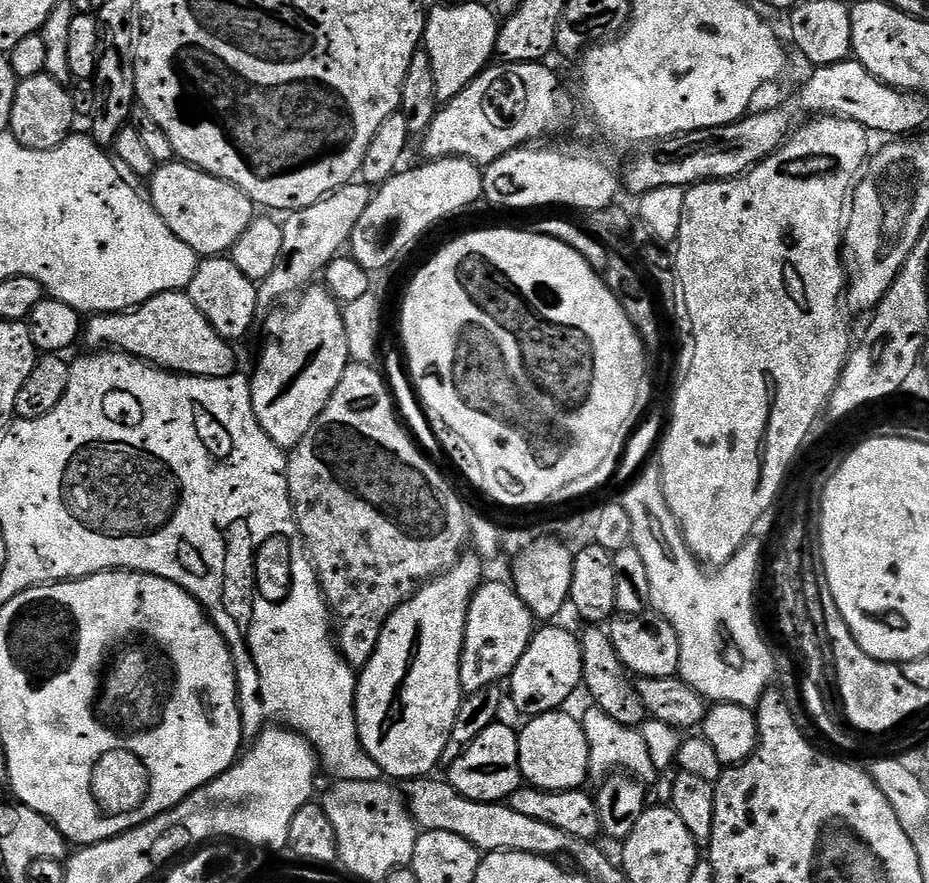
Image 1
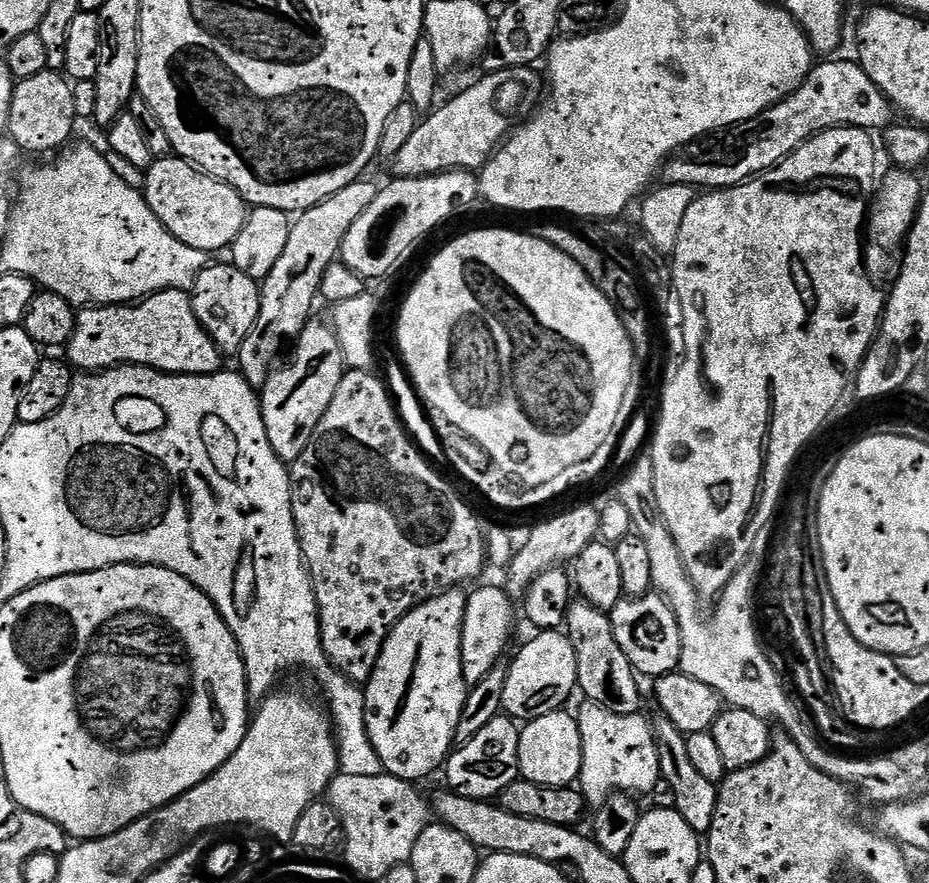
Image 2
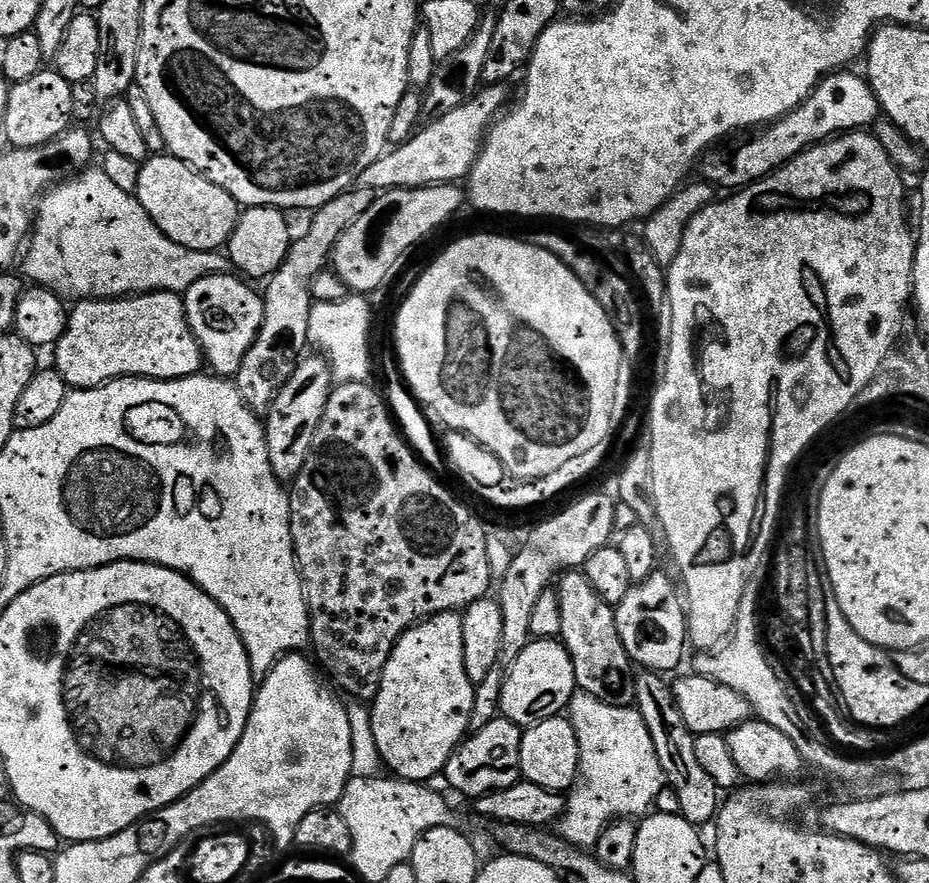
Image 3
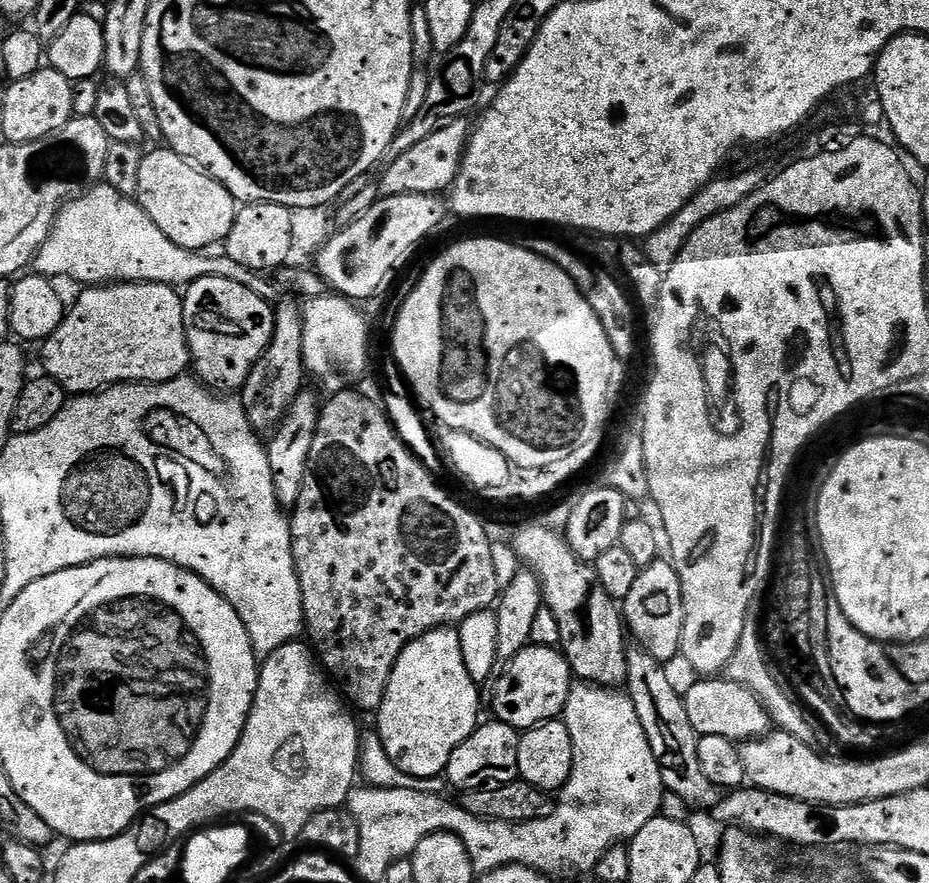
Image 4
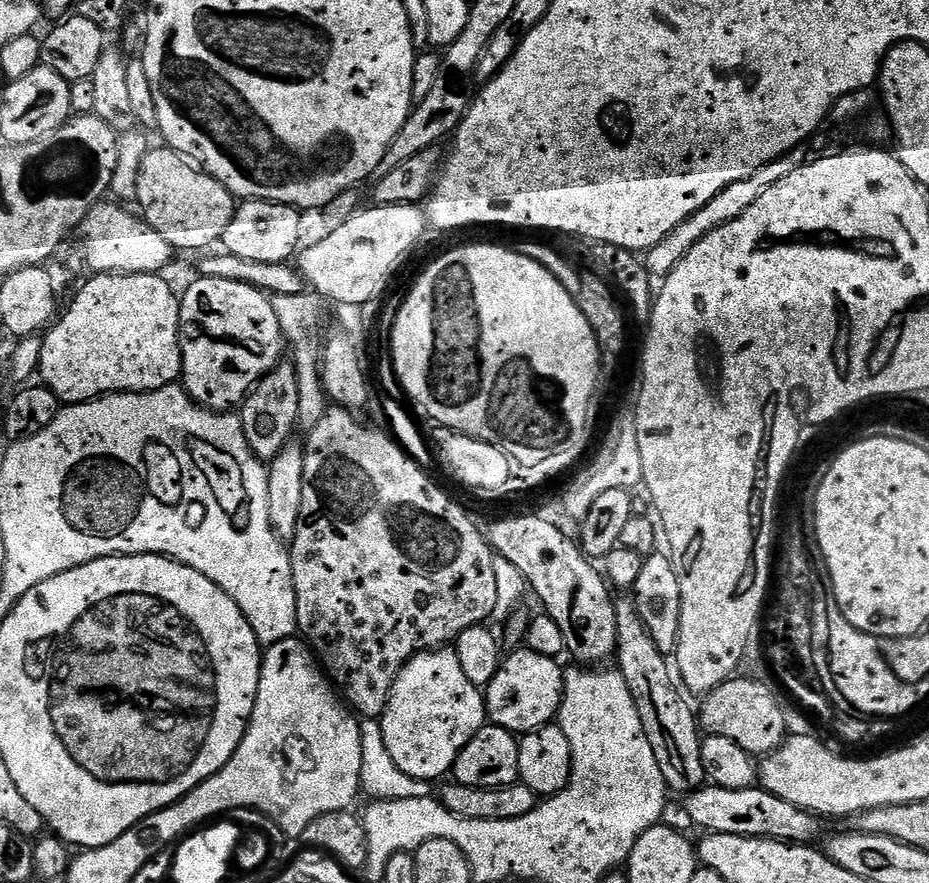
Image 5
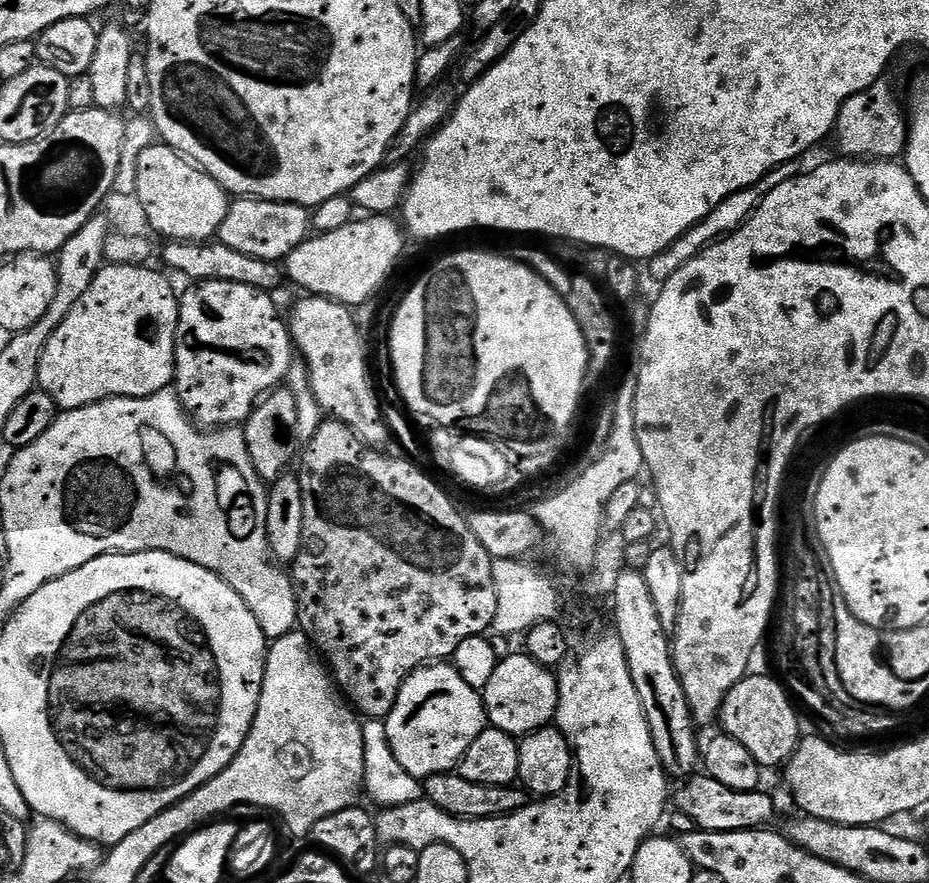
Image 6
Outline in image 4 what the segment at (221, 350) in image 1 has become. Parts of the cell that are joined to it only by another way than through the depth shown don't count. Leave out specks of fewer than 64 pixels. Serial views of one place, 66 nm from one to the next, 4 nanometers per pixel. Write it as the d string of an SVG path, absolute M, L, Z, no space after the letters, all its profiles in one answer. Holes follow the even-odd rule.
M105 284L103 286L88 286L76 301L71 301L70 307L64 313L64 321L54 330L49 340L43 341L44 368L43 371L63 386L68 394L95 394L105 386L118 384L165 384L168 380L178 380L189 371L190 357L188 354L188 339L184 333L184 302L181 293L171 284Z

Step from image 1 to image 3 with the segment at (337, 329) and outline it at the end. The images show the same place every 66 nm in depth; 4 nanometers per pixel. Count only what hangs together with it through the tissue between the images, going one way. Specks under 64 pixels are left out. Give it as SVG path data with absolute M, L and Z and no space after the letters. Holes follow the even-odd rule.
M308 354L296 365L294 374L274 398L266 417L266 435L270 466L281 484L291 485L298 478L302 466L306 466L318 422L322 422L322 414L326 410L326 402L333 387L332 367L327 359L320 354Z

